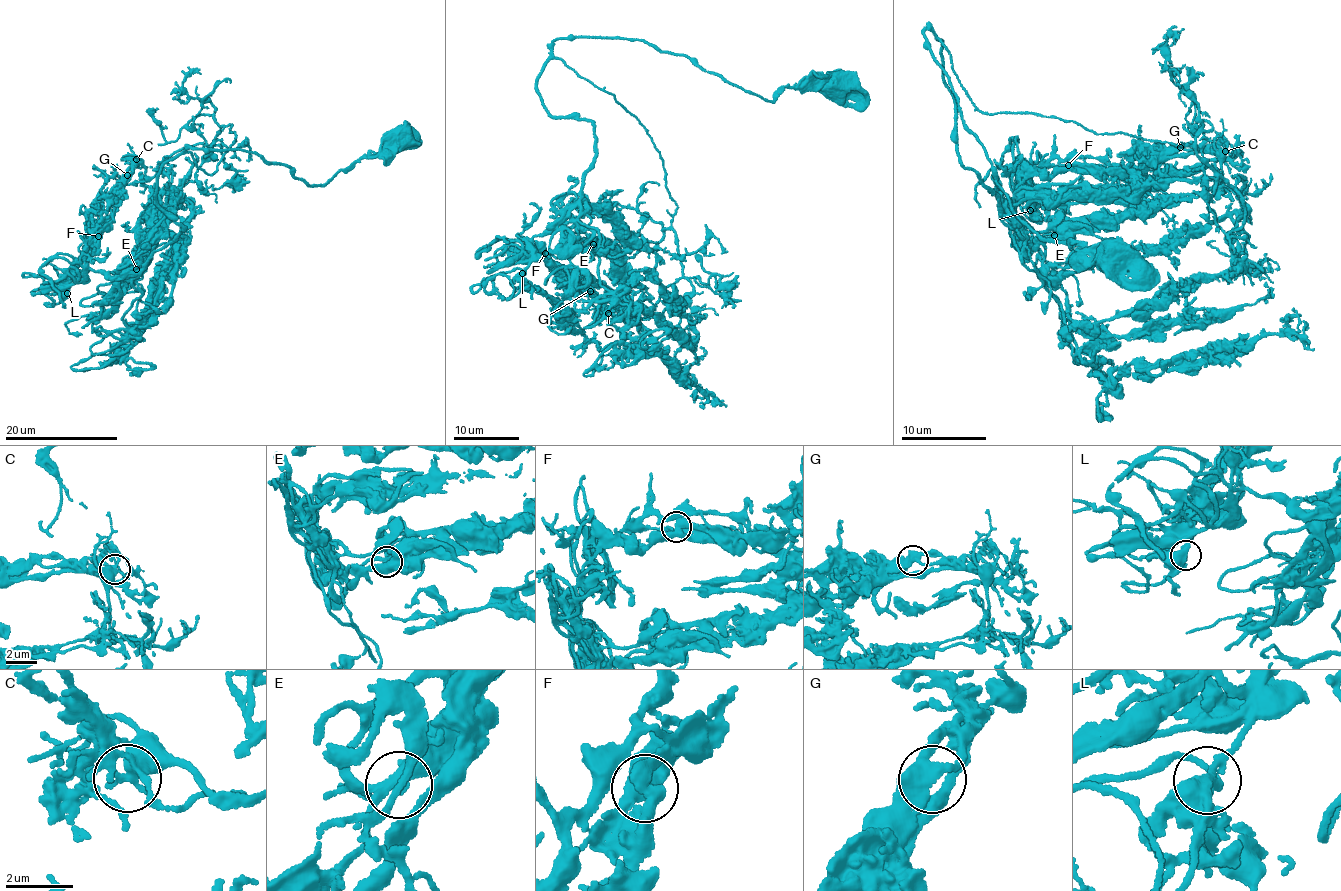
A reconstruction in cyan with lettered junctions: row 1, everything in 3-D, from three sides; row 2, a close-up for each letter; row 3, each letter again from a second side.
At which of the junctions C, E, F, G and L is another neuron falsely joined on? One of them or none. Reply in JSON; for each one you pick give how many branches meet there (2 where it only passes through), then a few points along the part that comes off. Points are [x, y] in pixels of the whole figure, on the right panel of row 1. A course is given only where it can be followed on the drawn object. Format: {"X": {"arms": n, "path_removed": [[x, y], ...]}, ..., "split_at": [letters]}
{"split_at": []}

